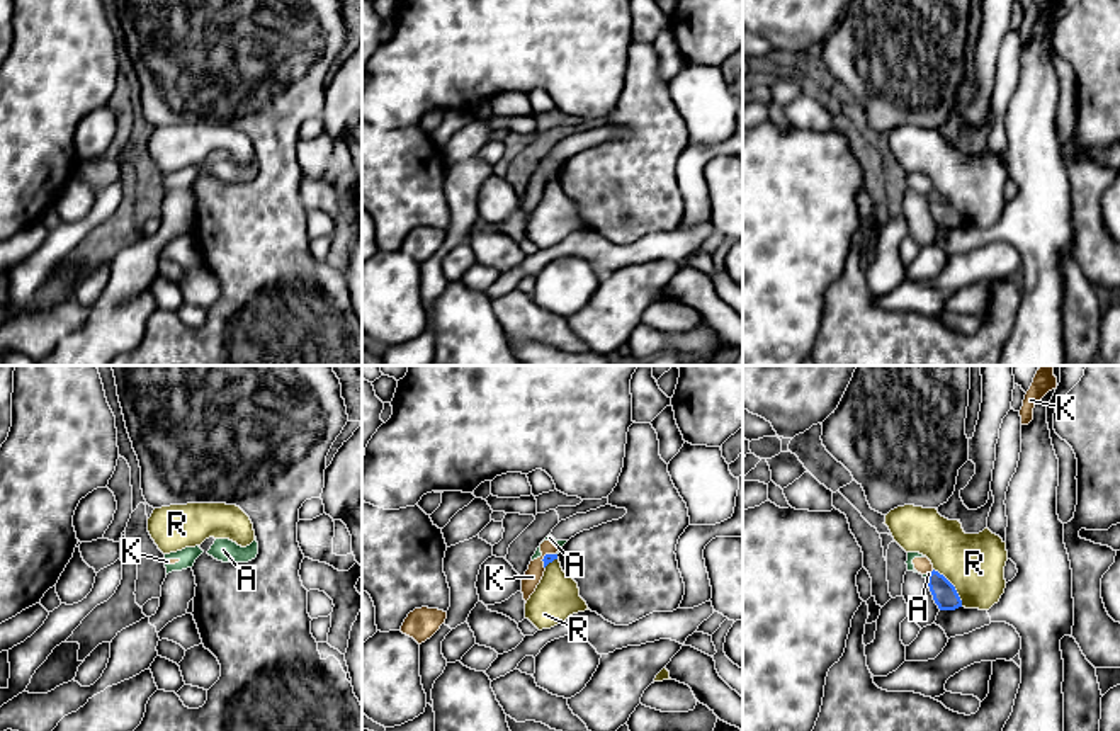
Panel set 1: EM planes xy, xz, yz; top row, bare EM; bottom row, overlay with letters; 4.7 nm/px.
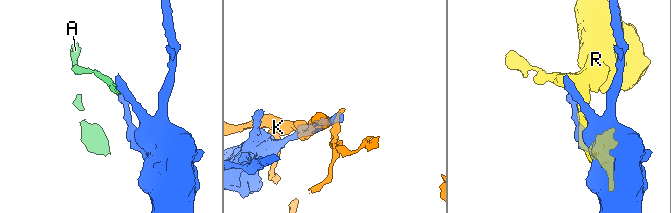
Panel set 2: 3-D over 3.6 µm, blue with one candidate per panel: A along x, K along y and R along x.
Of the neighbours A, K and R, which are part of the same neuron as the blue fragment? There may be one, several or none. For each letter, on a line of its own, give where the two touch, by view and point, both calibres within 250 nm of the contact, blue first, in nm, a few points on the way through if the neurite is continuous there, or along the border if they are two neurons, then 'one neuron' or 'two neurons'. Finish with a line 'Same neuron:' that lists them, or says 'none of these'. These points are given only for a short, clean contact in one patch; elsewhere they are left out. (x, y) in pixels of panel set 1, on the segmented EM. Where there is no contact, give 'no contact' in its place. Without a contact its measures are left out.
A: yz (928, 577) | 120/20 nm | along yz (930, 573), (927, 578) | two neurons
K: xz (544, 558) | 50/90 nm | two neurons
R: yz (954, 587) | 120/280 nm | two neurons
Same neuron: none of these

